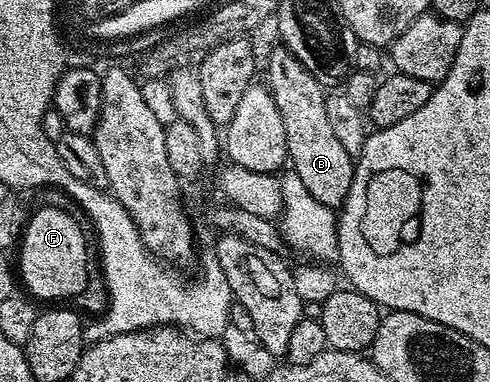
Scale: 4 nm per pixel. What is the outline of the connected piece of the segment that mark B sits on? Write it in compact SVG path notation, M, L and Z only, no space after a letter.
M284 45L277 47L269 54L269 82L267 89L273 94L275 104L283 116L283 132L287 132L287 152L293 166L292 173L303 180L307 192L319 200L319 204L340 208L351 192L351 180L355 169L355 158L339 144L325 107L326 87L322 86L290 50Z

